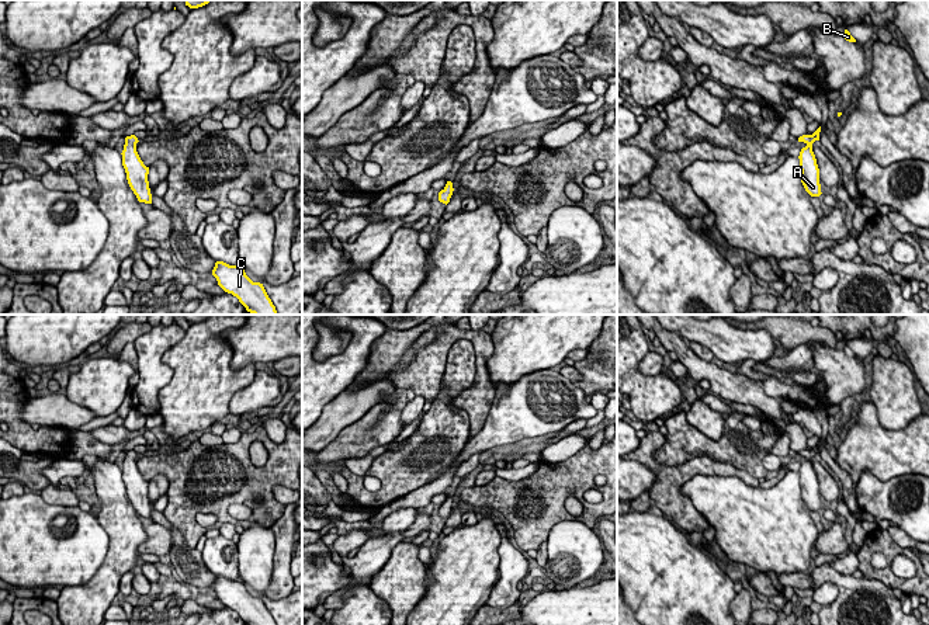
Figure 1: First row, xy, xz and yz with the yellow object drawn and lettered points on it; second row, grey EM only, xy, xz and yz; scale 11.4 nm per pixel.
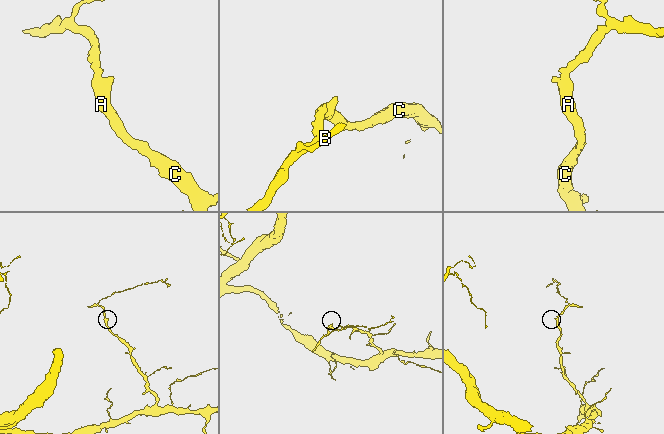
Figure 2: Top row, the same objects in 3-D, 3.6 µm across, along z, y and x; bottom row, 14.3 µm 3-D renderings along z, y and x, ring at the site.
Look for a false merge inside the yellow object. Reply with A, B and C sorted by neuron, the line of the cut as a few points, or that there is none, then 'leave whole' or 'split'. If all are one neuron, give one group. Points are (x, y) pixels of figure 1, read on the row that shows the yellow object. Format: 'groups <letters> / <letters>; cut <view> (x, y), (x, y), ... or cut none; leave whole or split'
groups A B C; cut none; leave whole

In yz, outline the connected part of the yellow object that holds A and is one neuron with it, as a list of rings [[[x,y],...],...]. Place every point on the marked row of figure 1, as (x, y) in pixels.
[[[821,126],[812,135],[803,135],[798,138],[798,142],[804,142],[807,146],[800,152],[800,170],[801,170],[801,183],[805,191],[811,197],[819,197],[821,184],[819,184],[819,169],[817,164],[815,154],[812,152],[812,143],[819,140]]]

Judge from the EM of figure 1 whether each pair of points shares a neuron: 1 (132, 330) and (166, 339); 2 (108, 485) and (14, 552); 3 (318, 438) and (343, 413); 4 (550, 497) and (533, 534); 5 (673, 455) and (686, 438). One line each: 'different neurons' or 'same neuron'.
1: different neurons
2: different neurons
3: same neuron
4: same neuron
5: same neuron

